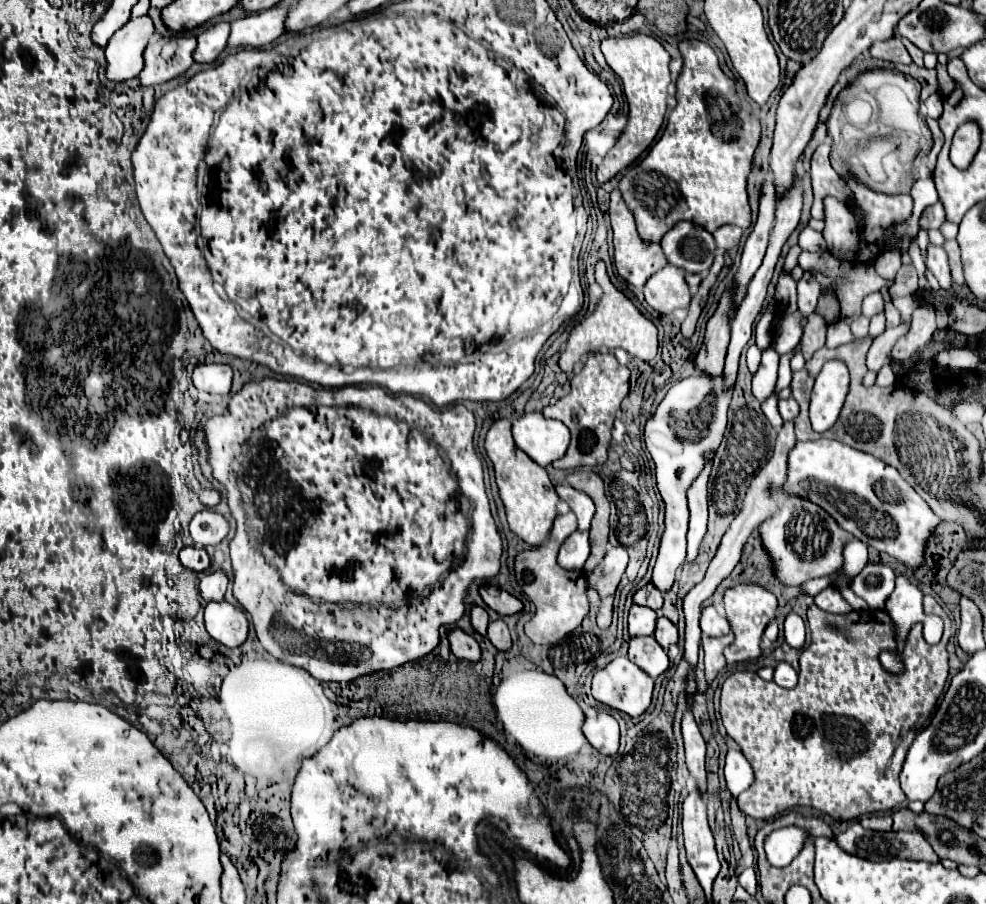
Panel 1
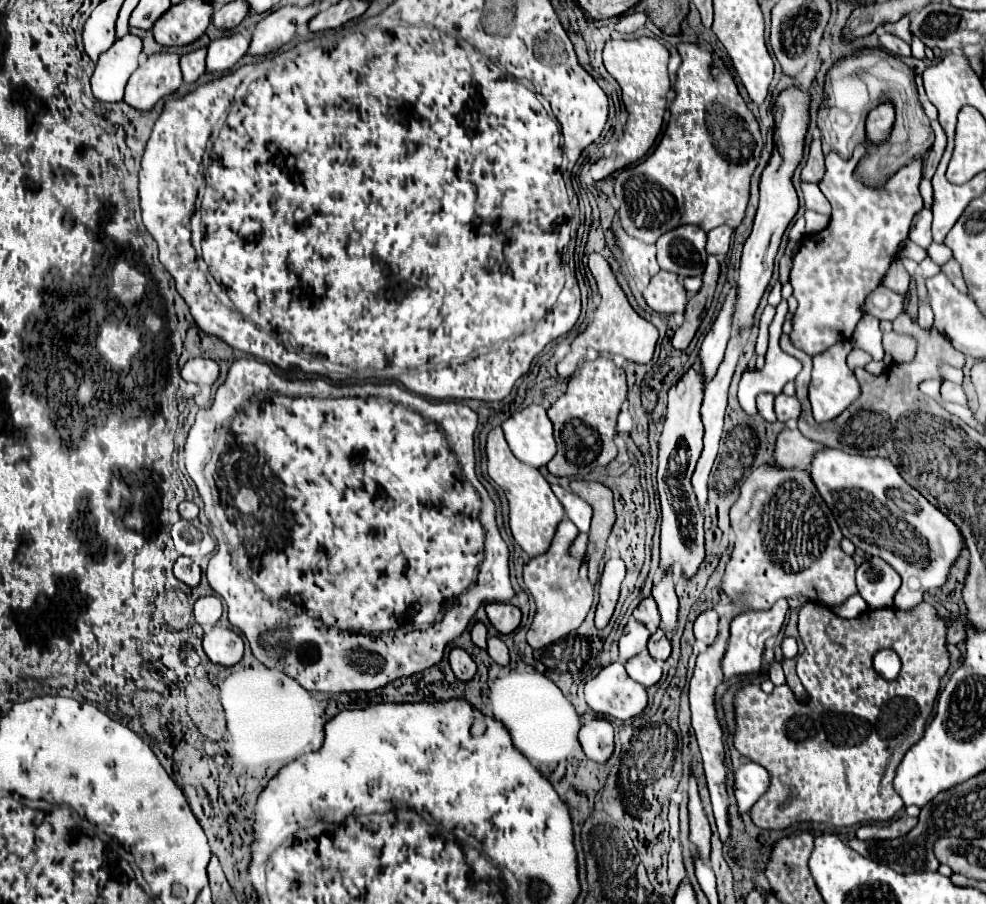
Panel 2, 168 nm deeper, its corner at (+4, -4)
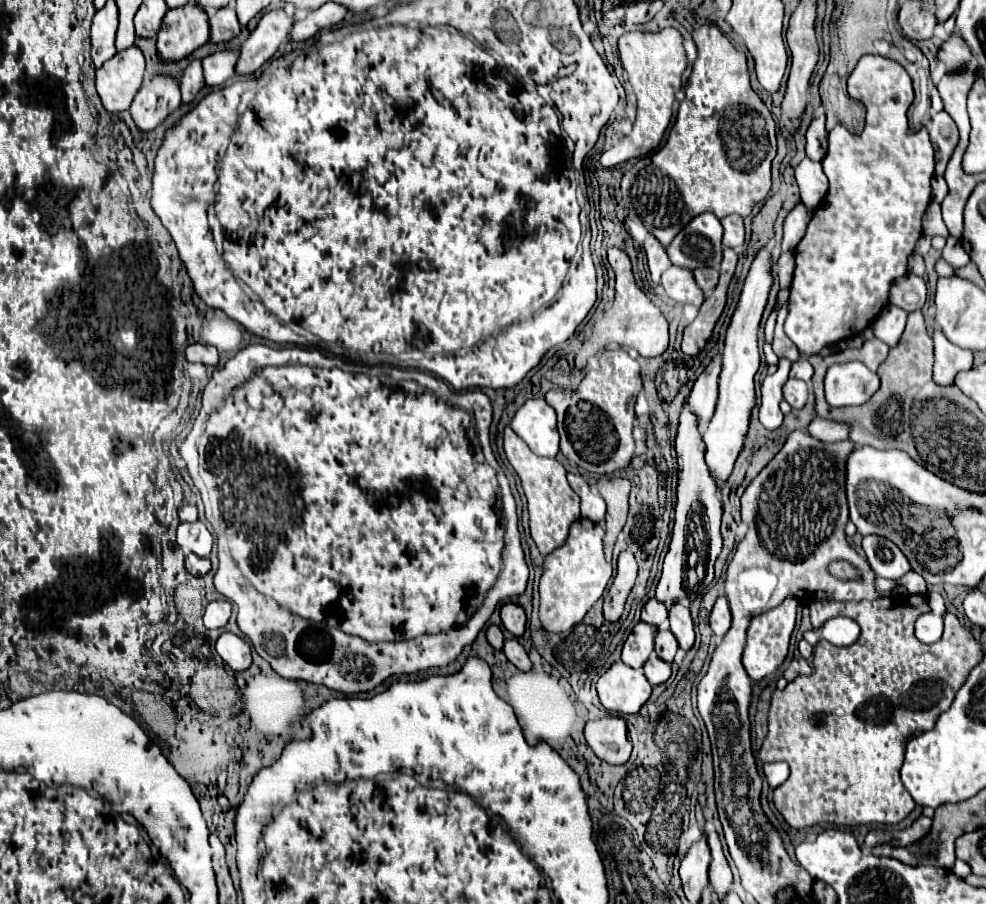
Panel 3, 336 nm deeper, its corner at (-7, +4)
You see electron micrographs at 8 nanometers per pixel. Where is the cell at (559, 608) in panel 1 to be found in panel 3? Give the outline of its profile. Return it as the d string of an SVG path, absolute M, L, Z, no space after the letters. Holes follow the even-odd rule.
M577 519L571 525L569 537L565 545L555 549L545 557L543 577L539 581L541 595L541 623L547 631L561 633L575 627L585 613L593 607L593 603L603 595L609 579L611 579L611 563L603 555L603 535L605 529L599 523L589 519Z

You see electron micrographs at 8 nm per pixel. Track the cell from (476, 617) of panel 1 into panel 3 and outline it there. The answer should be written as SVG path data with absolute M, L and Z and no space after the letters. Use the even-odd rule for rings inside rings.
M491 625L489 629L487 629L487 639L489 639L489 643L495 647L495 649L503 649L503 641L505 641L505 637L503 637L503 633L501 633L501 629L497 627L497 625Z

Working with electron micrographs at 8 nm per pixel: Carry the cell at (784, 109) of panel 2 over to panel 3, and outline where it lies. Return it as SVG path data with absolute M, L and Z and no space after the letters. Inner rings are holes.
M765 247L755 257L751 271L745 279L745 287L739 299L739 305L735 309L735 315L731 319L731 325L727 329L725 337L725 349L723 349L723 369L719 375L719 399L715 407L715 415L709 423L709 427L703 433L705 441L705 463L711 471L711 477L715 479L717 487L723 487L733 471L733 463L737 455L741 453L741 445L745 441L745 433L749 429L751 411L755 407L755 389L753 389L753 377L759 369L759 349L757 349L757 329L759 321L767 303L767 295L771 289L773 277L771 277L771 251Z

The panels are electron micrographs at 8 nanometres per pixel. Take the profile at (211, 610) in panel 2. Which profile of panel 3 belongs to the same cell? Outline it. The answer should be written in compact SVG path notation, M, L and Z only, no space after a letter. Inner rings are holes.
M211 601L205 607L203 623L207 629L223 629L231 617L231 603L229 601Z

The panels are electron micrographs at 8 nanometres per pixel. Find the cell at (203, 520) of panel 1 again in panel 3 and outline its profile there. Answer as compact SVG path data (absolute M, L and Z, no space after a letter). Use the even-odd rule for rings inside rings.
M195 521L195 523L181 523L177 527L177 545L185 553L195 553L199 557L207 557L213 547L213 535L207 529L205 523Z

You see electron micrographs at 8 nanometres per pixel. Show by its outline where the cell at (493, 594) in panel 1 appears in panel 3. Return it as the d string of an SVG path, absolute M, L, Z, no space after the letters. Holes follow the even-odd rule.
M505 603L501 607L501 621L503 621L503 627L513 633L515 637L521 637L525 633L525 625L527 625L527 617L525 617L525 611L515 605L515 603Z

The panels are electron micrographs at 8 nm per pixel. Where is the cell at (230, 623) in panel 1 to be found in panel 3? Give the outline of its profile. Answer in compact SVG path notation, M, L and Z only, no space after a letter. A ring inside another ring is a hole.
M223 633L217 639L217 653L233 671L245 671L251 665L251 645L233 633Z

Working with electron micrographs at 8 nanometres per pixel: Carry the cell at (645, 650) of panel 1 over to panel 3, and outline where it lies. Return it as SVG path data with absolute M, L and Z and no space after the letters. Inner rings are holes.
M653 653L653 657L649 657L649 661L645 663L645 677L647 677L647 681L655 687L655 685L665 683L665 681L669 679L669 675L671 675L669 663L661 661L661 659Z

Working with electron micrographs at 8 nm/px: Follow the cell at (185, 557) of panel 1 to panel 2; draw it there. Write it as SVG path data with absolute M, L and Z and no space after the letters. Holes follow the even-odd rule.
M178 557L176 559L174 575L176 575L176 579L184 581L190 587L196 587L200 583L200 567L188 557Z

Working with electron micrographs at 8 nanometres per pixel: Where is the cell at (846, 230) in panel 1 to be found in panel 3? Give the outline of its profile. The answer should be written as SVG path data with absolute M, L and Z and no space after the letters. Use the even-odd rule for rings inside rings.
M805 157L795 169L795 179L797 179L797 185L799 185L801 201L805 203L807 209L815 211L819 201L827 193L827 187L829 187L827 177L821 169L821 163L811 161L809 157Z

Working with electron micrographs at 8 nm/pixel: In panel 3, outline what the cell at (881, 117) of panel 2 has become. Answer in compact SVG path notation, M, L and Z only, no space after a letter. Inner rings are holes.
M867 55L849 77L849 97L865 105L865 127L859 135L841 123L829 131L829 149L821 161L829 189L813 213L805 237L795 247L795 273L787 299L785 333L805 357L861 333L887 307L891 283L907 273L907 257L921 237L921 219L931 201L933 145L925 127L915 133L909 131L907 109L915 95L907 71L885 57Z

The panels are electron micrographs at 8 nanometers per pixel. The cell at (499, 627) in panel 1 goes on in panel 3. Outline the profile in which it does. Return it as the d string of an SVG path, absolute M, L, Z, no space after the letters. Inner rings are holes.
M509 639L509 641L505 641L503 653L507 655L507 659L509 659L517 669L521 669L521 671L529 671L529 669L533 669L533 663L531 663L527 651L519 645L517 639Z

